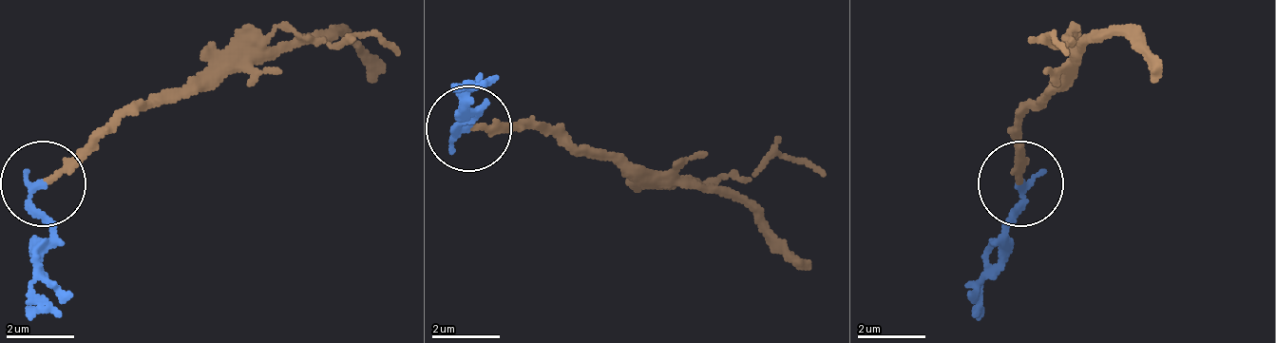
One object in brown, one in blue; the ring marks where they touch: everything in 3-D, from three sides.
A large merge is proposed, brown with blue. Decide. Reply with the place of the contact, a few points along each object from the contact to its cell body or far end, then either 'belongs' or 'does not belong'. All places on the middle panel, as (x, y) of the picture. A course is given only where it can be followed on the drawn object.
at (468, 128); brown runs (470, 125), (547, 125), (735, 194), (812, 271); blue runs (470, 125), (453, 125), (487, 83); belongs

